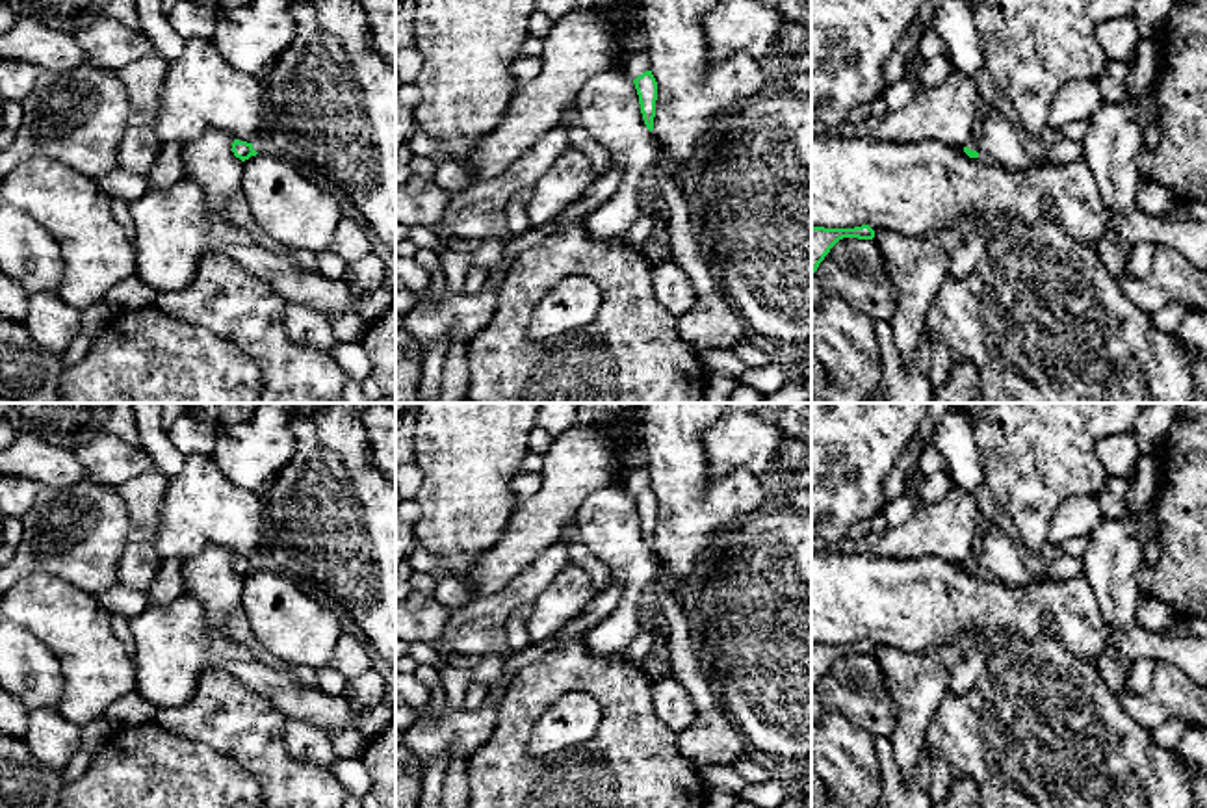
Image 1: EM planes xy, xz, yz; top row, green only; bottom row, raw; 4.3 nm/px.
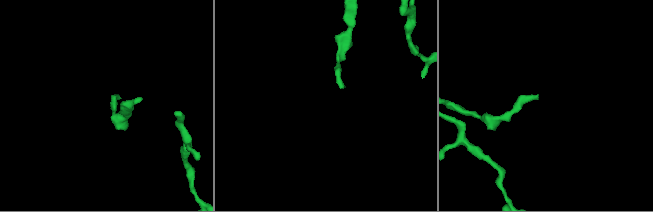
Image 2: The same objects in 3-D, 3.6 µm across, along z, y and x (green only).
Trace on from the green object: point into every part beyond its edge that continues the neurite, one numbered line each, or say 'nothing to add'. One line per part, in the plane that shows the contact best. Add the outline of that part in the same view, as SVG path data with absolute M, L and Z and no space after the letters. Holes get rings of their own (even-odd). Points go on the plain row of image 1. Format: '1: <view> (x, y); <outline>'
nothing to add

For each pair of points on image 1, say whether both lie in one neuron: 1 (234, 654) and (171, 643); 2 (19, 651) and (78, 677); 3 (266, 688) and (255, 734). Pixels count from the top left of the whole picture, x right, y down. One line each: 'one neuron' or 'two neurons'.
1: one neuron
2: two neurons
3: two neurons

